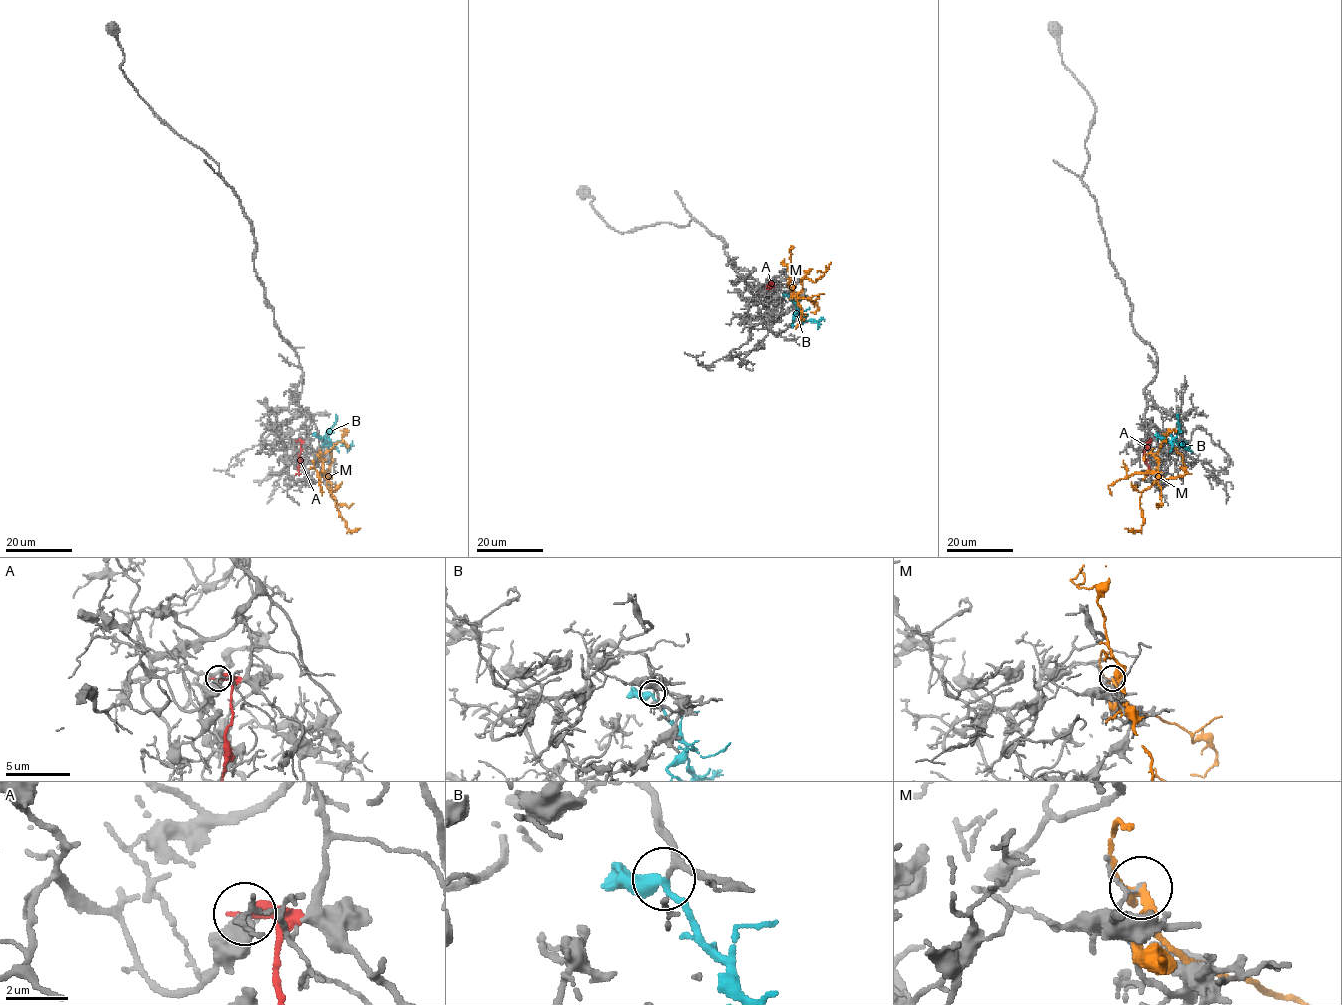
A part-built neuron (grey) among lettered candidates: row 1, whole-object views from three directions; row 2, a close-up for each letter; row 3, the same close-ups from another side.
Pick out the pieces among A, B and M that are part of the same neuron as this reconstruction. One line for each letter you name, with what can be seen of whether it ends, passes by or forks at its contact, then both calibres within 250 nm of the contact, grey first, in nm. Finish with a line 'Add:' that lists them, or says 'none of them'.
B: it passes by; calibres 170 and 300 nm
Add: B

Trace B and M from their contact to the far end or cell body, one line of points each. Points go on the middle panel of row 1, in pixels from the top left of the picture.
B: (789, 294), (798, 307), (794, 314), (801, 321), (815, 321), (817, 329)
M: (791, 287), (791, 294), (795, 296), (802, 290), (801, 280), (806, 278), (816, 281), (830, 263)

